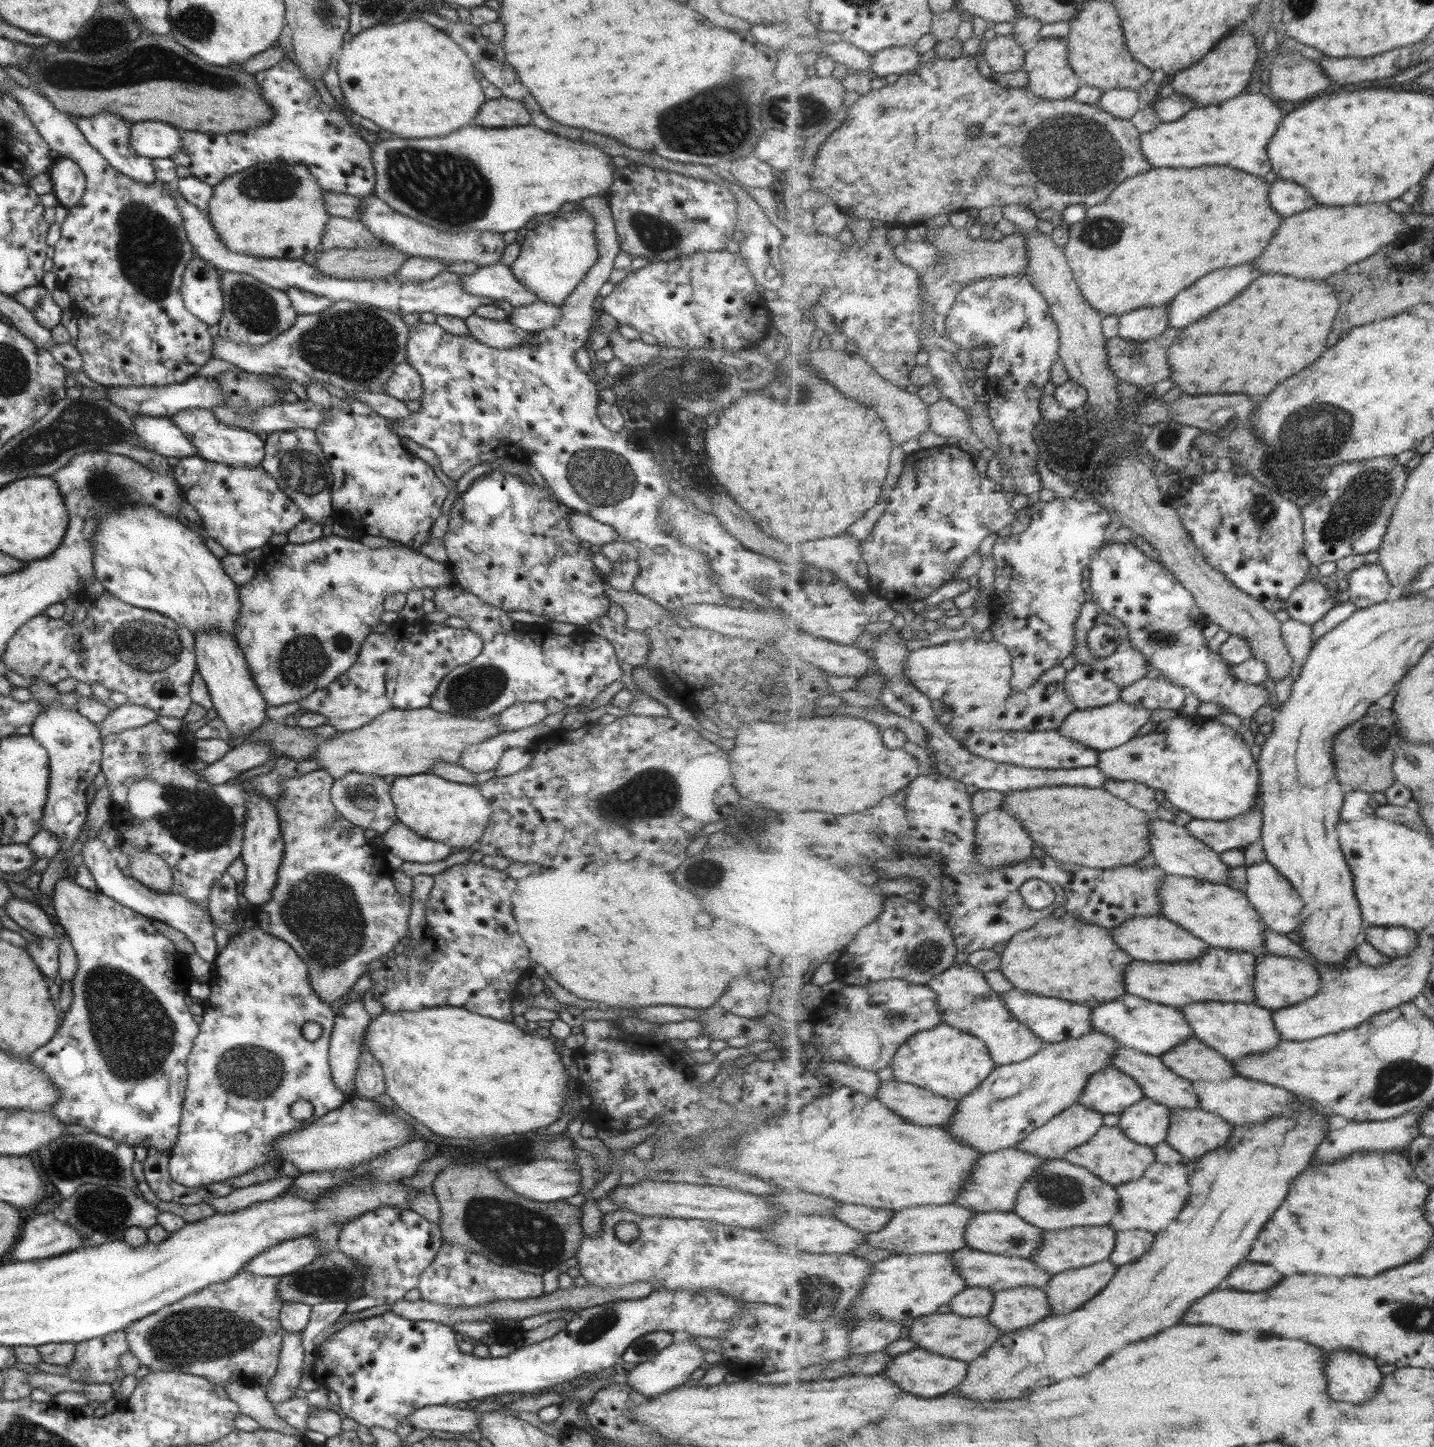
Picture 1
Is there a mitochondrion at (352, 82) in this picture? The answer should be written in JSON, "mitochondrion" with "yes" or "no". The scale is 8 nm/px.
{"mitochondrion":"no"}

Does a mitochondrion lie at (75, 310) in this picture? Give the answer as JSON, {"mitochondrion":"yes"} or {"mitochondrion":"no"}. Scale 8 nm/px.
{"mitochondrion":"no"}

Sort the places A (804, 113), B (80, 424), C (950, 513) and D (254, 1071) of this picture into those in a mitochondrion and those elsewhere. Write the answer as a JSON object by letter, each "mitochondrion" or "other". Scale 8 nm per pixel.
{"A":"mitochondrion","B":"mitochondrion","C":"mitochondrion","D":"mitochondrion"}

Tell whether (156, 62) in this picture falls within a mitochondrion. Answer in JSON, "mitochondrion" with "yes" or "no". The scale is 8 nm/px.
{"mitochondrion":"yes"}

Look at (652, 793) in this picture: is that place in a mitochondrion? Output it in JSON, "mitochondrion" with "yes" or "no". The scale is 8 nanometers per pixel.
{"mitochondrion":"yes"}

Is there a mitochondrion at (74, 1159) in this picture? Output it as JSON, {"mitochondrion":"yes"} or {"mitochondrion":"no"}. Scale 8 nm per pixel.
{"mitochondrion":"yes"}

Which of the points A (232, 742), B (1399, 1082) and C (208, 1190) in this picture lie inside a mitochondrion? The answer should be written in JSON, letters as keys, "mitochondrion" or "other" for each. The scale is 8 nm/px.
{"A":"other","B":"mitochondrion","C":"other"}

